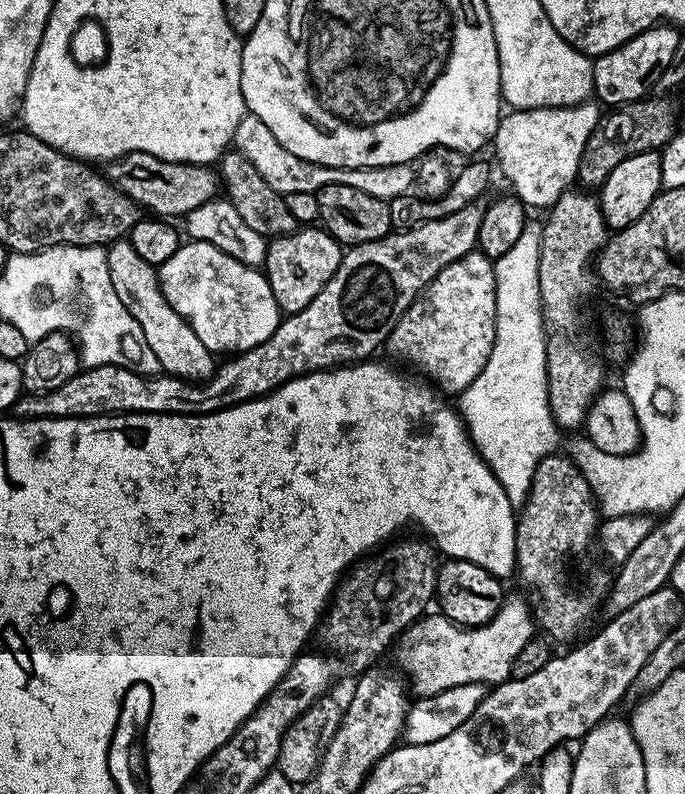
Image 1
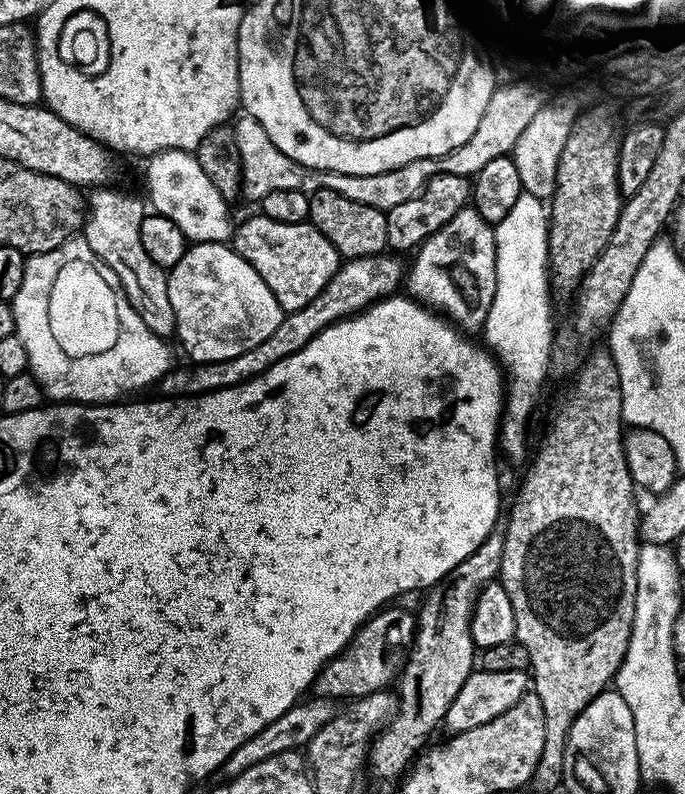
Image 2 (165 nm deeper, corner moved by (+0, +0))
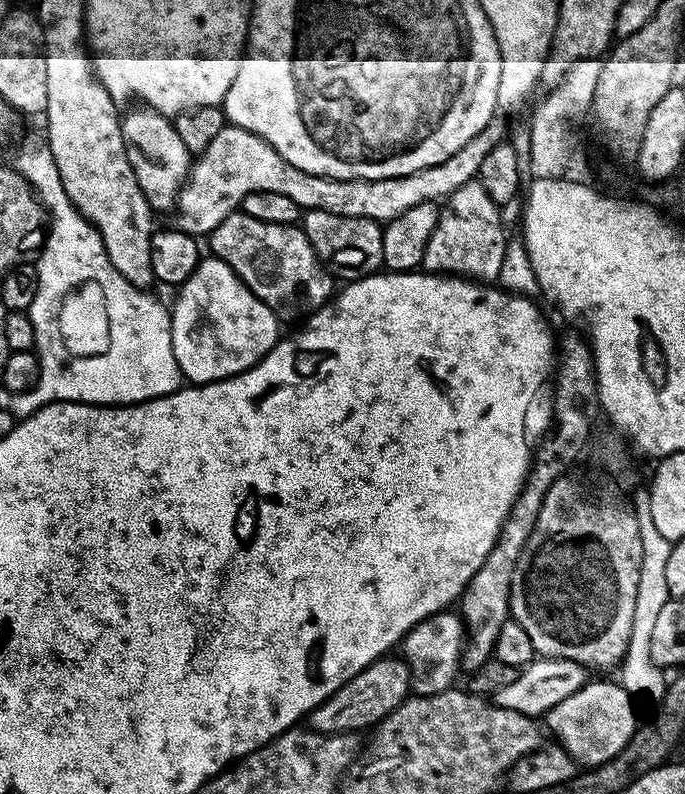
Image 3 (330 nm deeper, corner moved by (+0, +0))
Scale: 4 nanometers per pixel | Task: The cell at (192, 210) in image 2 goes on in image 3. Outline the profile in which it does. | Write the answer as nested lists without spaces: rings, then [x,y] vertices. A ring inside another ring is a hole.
[[[136,106],[129,116],[125,115],[120,122],[122,138],[126,146],[126,158],[142,186],[146,202],[157,213],[168,212],[177,207],[180,189],[190,172],[190,153],[182,138],[178,138],[175,123],[169,117],[155,112],[147,106]]]

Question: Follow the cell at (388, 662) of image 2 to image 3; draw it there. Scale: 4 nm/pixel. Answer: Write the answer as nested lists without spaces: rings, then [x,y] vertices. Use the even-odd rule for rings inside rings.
[[[455,611],[435,612],[414,625],[402,641],[402,659],[412,673],[411,691],[418,696],[429,696],[453,687],[457,683],[456,675],[460,672],[465,647],[466,625]]]

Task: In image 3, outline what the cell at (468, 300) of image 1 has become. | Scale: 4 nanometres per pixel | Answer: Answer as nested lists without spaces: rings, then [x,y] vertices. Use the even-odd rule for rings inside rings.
[[[473,178],[464,184],[457,184],[455,190],[443,201],[440,221],[434,234],[430,234],[430,242],[426,246],[423,267],[437,274],[455,274],[477,282],[495,281],[502,270],[503,258],[510,241],[508,236],[504,237],[504,220],[500,217],[500,212],[501,205],[494,203],[490,194],[486,194],[479,179]]]

